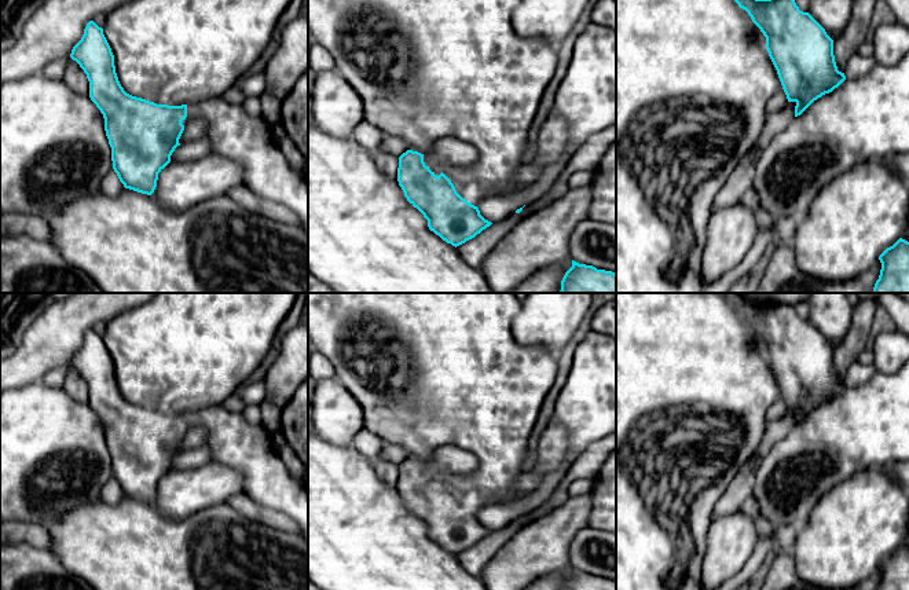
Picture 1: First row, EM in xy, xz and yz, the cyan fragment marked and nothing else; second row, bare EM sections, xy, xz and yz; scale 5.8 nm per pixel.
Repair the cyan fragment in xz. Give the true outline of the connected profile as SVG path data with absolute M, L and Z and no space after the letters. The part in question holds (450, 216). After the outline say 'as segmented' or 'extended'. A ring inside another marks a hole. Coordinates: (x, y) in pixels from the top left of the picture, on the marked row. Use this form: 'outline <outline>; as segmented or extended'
outline M444 138L428 154L407 150L399 157L397 182L407 201L428 220L428 227L447 243L459 246L474 238L492 223L485 220L477 206L462 198L444 175L450 166L469 166L477 161L477 150L459 139Z; extended

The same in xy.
outline M89 21L81 40L73 47L70 58L76 61L89 81L89 98L105 118L105 131L111 147L113 169L125 188L151 195L157 187L158 173L171 162L184 127L193 118L204 118L208 131L204 138L213 144L213 153L241 164L243 184L264 199L278 202L297 215L300 228L308 235L308 182L287 162L276 146L268 121L253 117L241 105L221 96L182 106L157 105L132 96L121 87L114 55L103 29Z; extended

